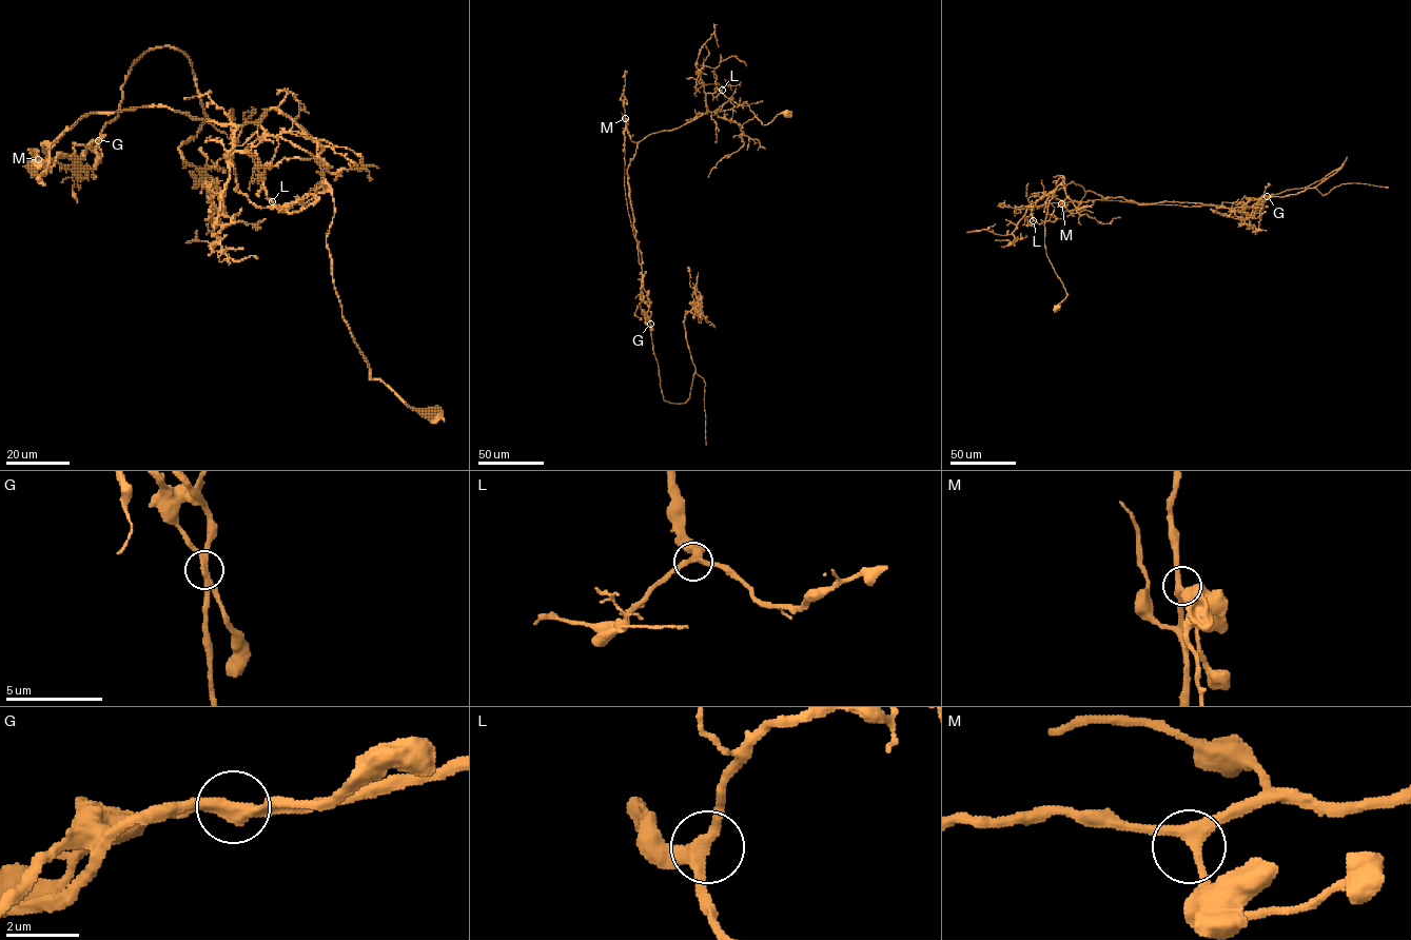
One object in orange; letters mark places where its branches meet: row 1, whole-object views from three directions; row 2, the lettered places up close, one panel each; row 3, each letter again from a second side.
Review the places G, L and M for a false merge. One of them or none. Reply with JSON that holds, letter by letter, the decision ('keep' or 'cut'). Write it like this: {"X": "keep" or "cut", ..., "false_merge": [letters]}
{"G": "cut", "L": "keep", "M": "keep", "false_merge": ["G"]}

